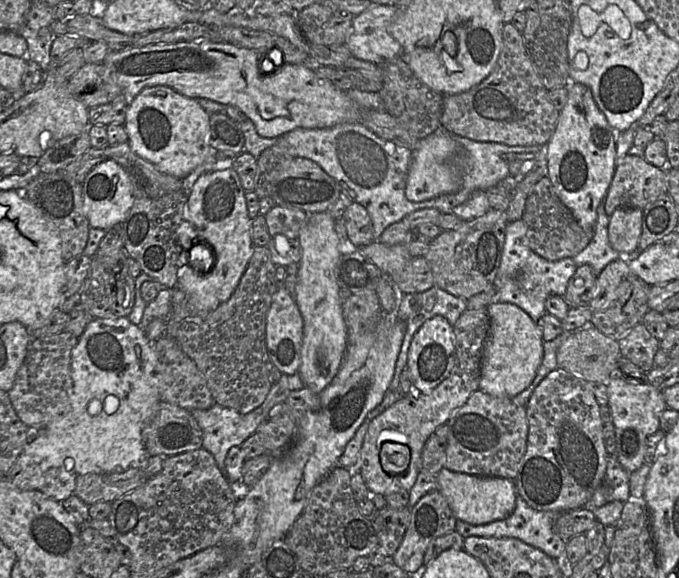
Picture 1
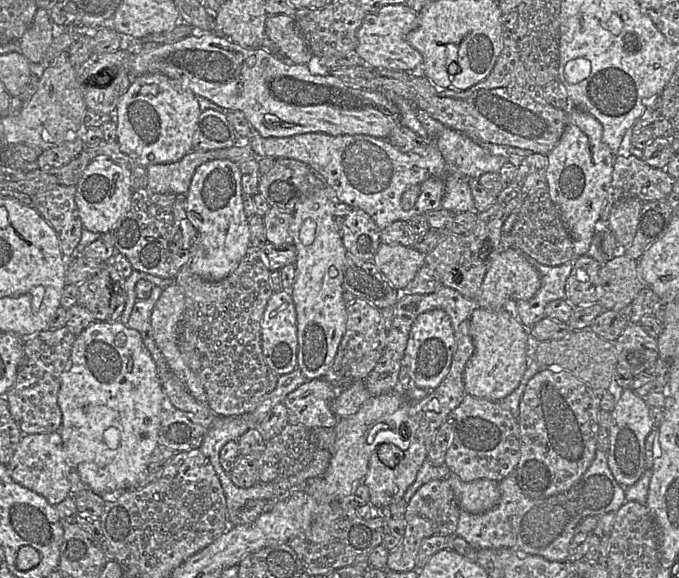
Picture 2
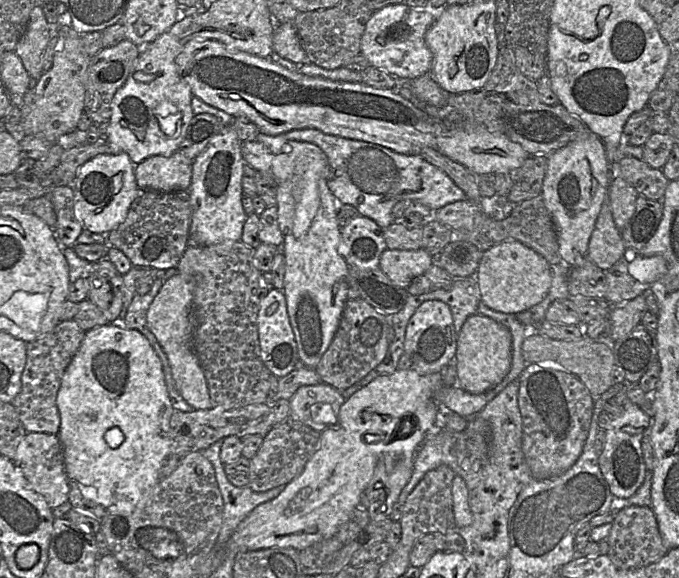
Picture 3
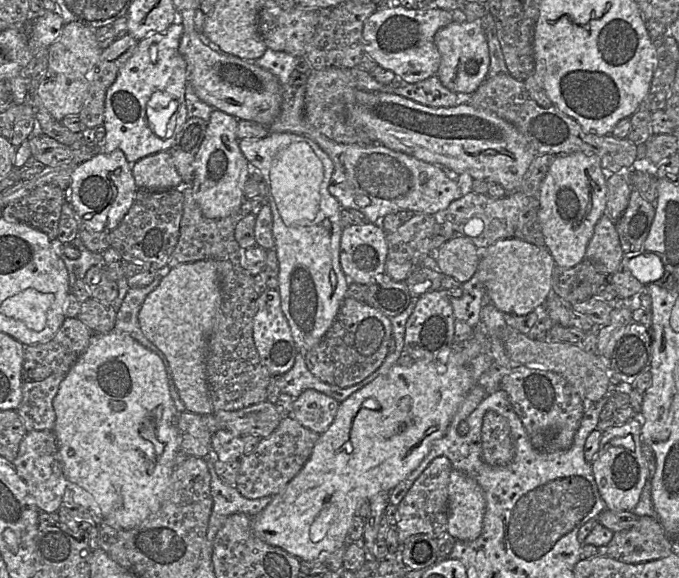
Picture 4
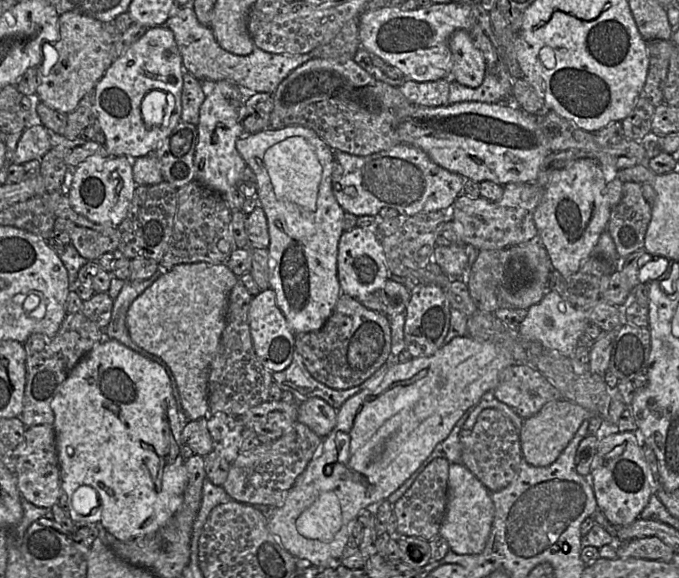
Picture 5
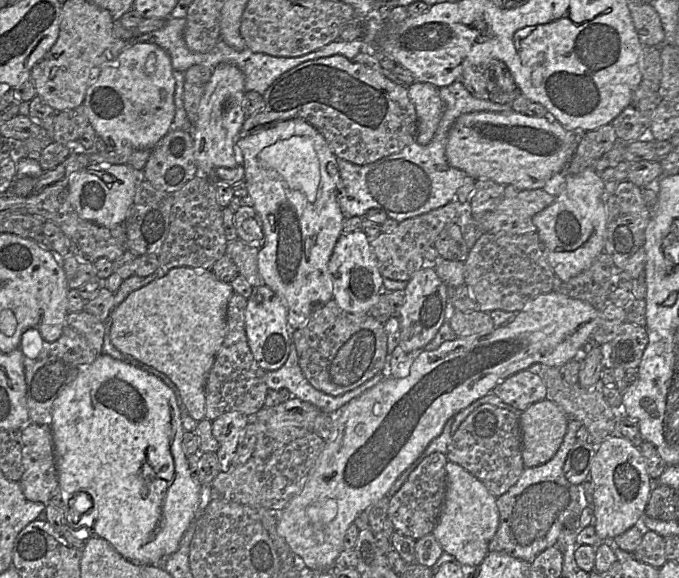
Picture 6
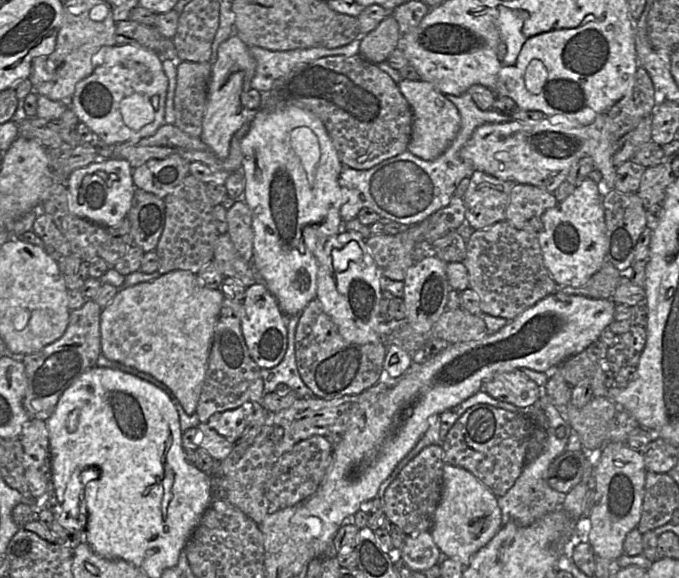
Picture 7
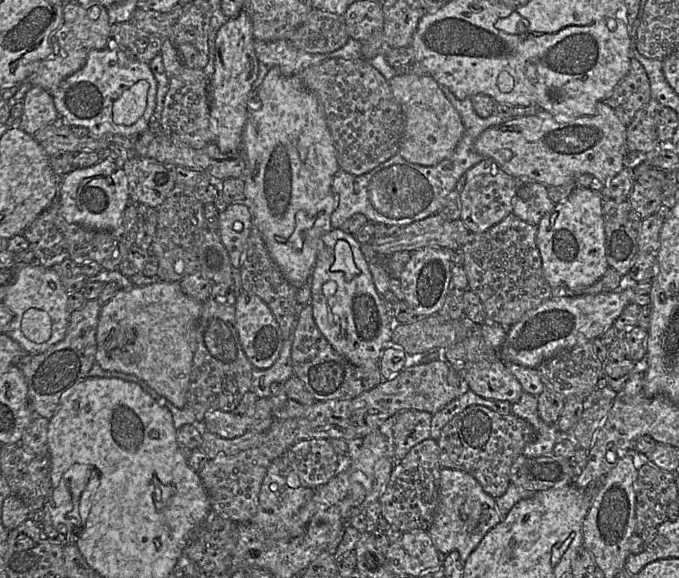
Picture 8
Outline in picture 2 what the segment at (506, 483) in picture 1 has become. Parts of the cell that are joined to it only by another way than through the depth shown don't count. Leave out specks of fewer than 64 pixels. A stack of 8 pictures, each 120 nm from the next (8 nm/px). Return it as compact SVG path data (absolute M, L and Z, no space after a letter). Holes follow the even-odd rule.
M452 472L447 480L454 492L460 510L480 514L492 509L500 500L501 493L498 481L478 479L464 482Z

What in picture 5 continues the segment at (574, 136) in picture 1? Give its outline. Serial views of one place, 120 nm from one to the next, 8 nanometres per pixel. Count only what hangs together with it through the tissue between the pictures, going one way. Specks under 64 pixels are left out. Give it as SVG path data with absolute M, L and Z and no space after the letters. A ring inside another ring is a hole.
M582 158L555 170L544 187L533 219L554 270L563 276L580 269L593 255L601 234L608 228L611 207L606 186L602 166L593 158Z

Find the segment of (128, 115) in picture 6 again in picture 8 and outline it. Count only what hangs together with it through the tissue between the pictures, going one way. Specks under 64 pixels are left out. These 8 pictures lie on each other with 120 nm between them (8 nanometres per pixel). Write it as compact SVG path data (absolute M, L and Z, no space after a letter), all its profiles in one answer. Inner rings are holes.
M105 48L102 50L91 50L87 56L85 65L64 79L50 93L59 117L69 126L85 127L93 137L101 137L106 134L138 137L150 127L157 104L157 81L148 63L129 57L120 48L114 50ZM140 80L144 80L149 84L148 102L143 116L136 123L129 126L114 123L112 115L114 102L122 95L123 91Z

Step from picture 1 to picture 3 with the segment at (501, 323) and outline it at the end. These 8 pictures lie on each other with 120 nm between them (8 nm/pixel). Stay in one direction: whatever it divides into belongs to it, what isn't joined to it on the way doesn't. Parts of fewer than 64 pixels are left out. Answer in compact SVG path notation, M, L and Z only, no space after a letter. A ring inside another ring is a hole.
M474 314L464 322L458 334L454 358L457 385L472 394L484 393L499 384L512 366L513 347L510 331L495 320Z

